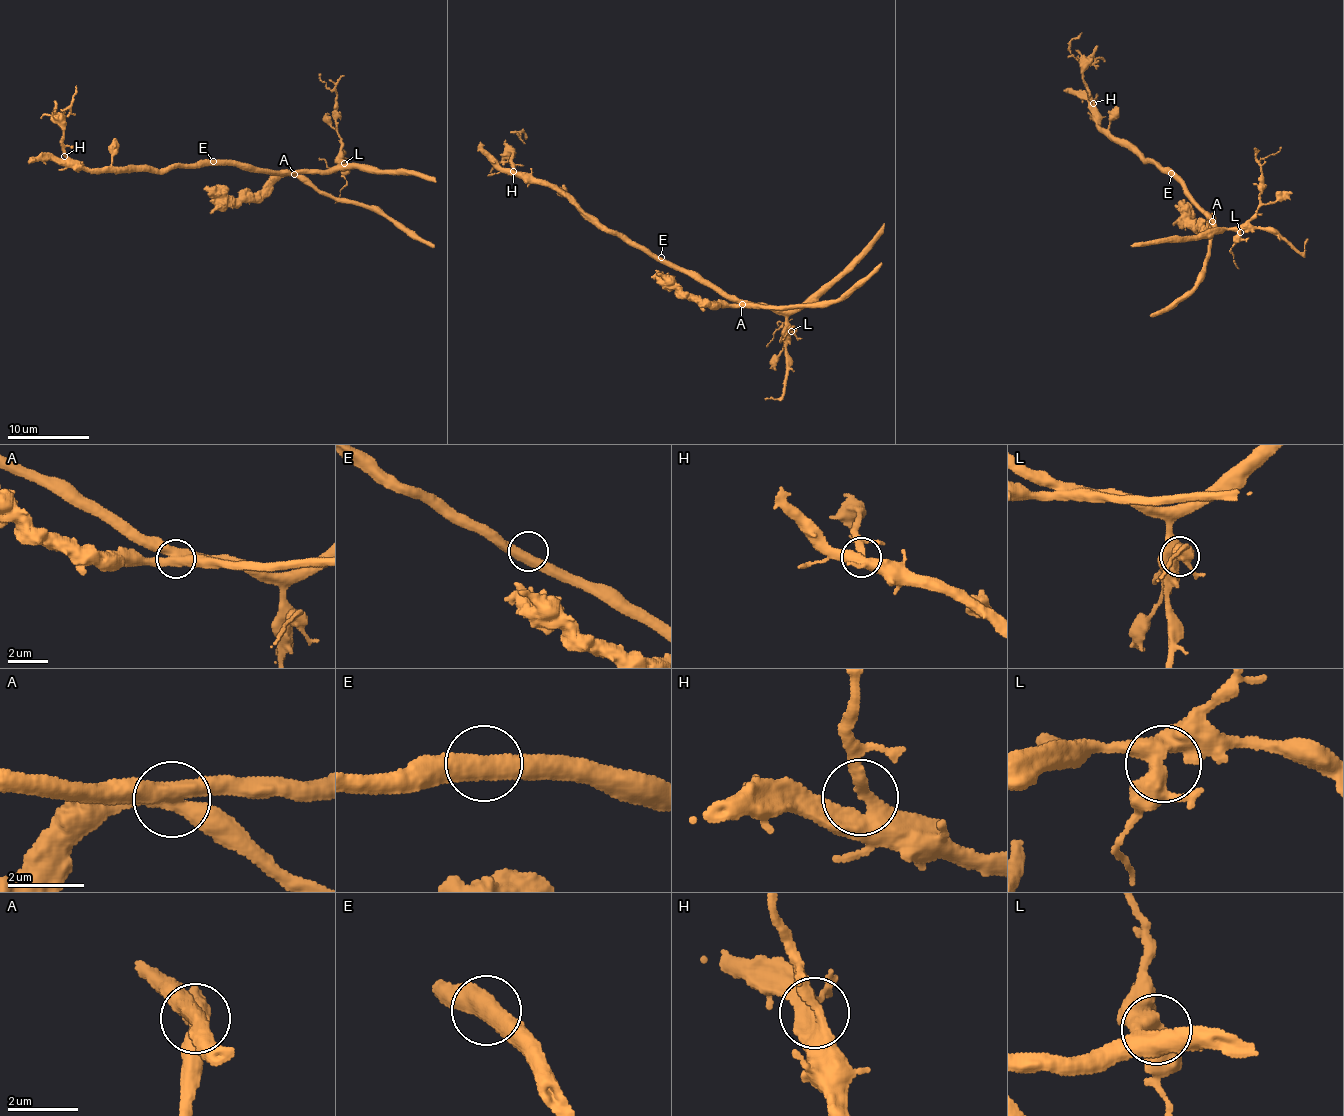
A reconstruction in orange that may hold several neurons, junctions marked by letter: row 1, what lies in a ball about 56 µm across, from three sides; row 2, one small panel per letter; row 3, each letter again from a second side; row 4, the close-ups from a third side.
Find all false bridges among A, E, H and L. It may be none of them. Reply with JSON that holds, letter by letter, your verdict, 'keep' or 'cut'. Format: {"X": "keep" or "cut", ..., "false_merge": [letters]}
{"A": "cut", "E": "keep", "H": "keep", "L": "keep", "false_merge": ["A"]}

